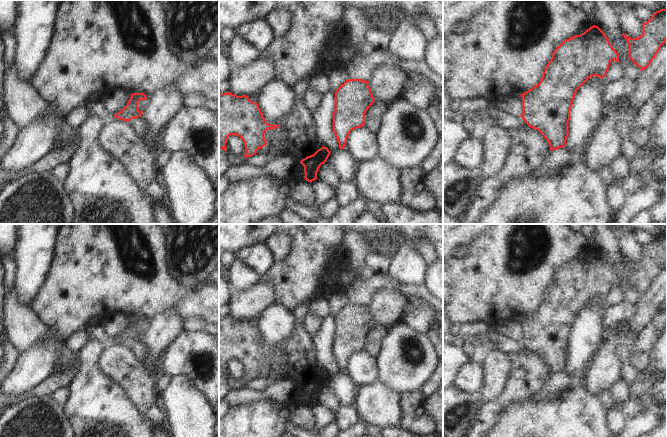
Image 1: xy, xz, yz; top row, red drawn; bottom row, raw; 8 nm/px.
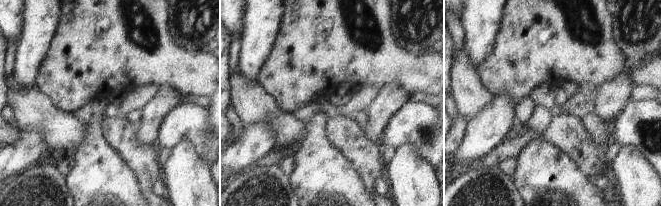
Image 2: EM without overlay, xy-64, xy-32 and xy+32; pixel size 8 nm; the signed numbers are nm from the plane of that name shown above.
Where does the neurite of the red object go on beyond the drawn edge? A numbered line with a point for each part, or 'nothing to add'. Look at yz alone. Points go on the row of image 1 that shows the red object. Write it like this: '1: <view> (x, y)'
nothing to add

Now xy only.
nothing to add

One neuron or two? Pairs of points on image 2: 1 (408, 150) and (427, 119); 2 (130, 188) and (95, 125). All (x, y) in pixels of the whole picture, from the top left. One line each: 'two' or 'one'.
1: two
2: one

